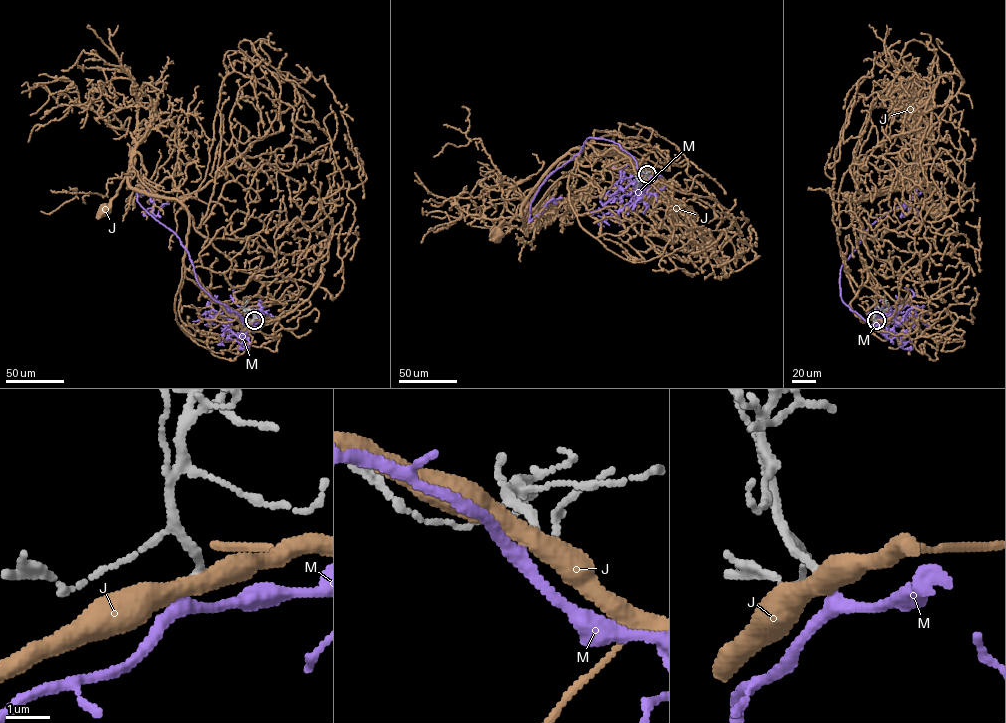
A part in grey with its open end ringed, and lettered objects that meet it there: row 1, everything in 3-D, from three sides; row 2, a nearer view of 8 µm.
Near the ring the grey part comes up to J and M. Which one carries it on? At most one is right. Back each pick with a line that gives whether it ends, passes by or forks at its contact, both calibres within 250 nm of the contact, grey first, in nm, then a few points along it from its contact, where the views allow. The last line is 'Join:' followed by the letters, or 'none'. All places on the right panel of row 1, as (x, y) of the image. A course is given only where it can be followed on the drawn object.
M: it passes by; 180 nm thick on the grey side, 220 nm on the other; it runs (876, 320), (870, 324), (842, 300), (841, 267), (872, 224), (923, 190), (907, 201), (904, 216), (899, 203)
Join: M

